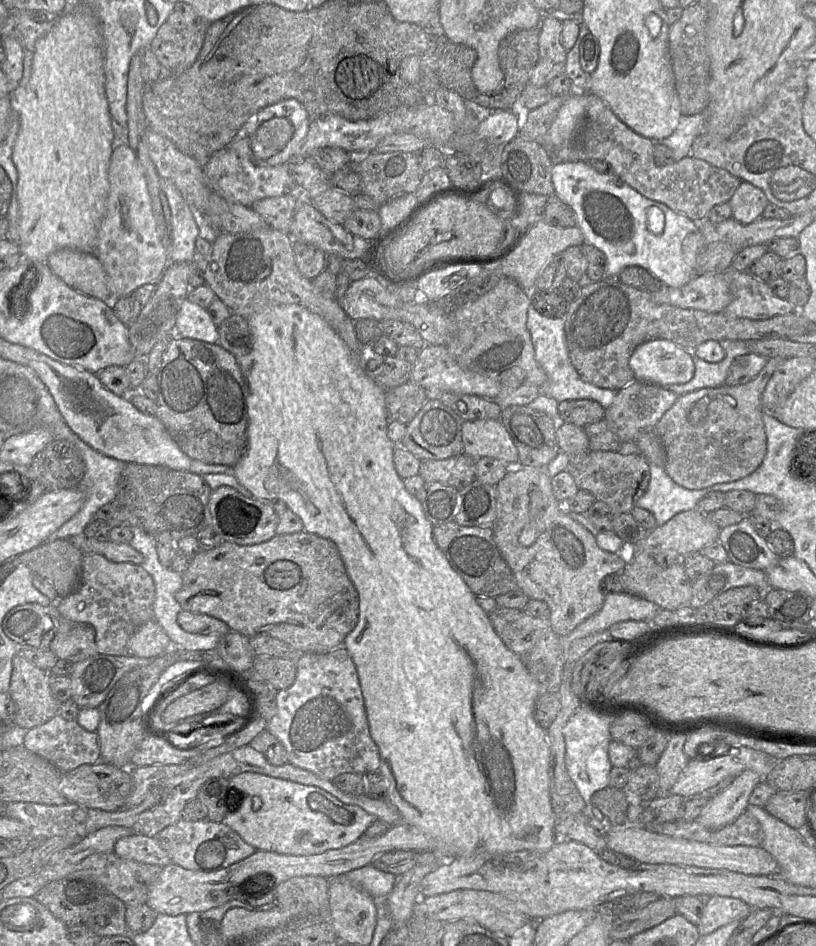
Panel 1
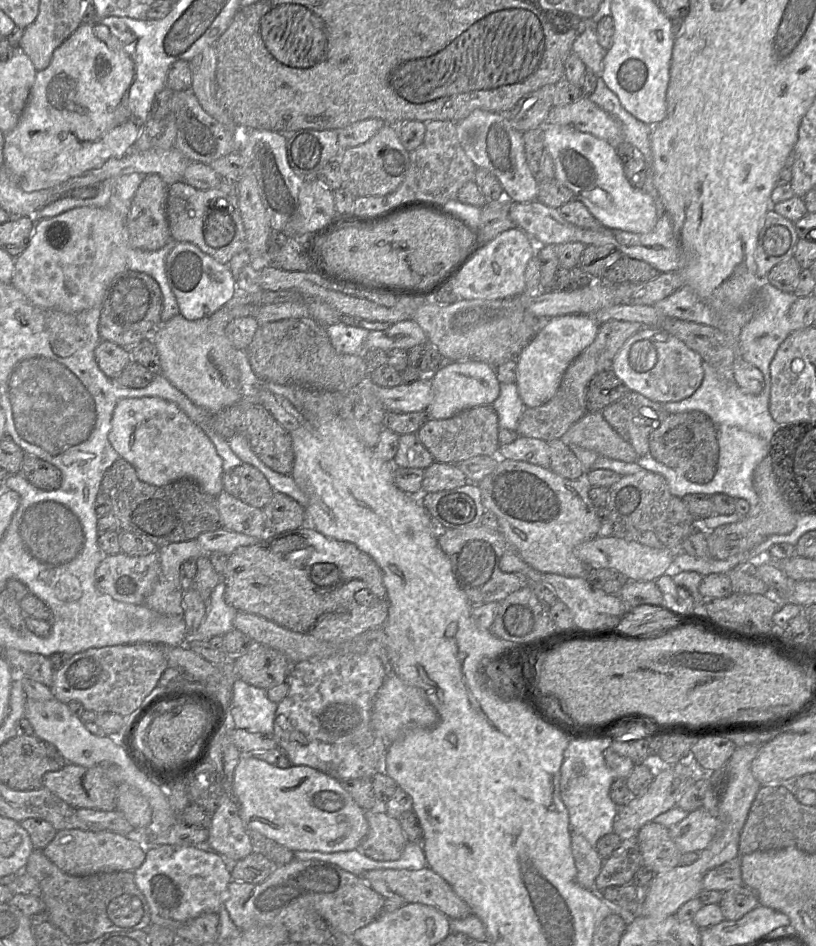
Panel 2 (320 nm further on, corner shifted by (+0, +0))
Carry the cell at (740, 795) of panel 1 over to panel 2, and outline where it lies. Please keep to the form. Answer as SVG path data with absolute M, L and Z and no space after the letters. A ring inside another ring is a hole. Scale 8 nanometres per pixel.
M700 807L688 813L679 823L669 828L670 836L682 853L701 852L717 832L717 819Z

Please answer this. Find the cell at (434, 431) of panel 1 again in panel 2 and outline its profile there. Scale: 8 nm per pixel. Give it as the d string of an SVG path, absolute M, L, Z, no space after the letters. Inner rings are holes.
M493 405L466 409L450 418L428 419L417 431L417 436L434 458L434 462L457 464L469 458L498 456L499 417Z

